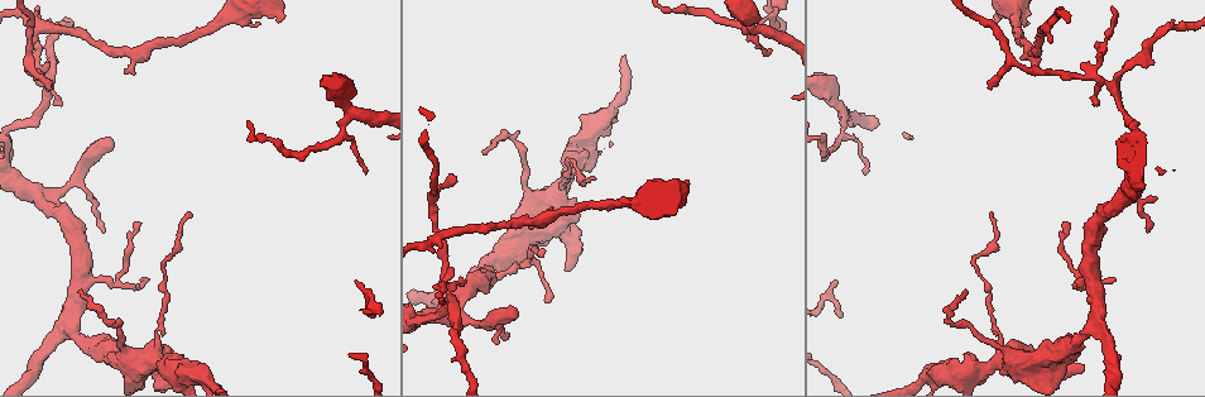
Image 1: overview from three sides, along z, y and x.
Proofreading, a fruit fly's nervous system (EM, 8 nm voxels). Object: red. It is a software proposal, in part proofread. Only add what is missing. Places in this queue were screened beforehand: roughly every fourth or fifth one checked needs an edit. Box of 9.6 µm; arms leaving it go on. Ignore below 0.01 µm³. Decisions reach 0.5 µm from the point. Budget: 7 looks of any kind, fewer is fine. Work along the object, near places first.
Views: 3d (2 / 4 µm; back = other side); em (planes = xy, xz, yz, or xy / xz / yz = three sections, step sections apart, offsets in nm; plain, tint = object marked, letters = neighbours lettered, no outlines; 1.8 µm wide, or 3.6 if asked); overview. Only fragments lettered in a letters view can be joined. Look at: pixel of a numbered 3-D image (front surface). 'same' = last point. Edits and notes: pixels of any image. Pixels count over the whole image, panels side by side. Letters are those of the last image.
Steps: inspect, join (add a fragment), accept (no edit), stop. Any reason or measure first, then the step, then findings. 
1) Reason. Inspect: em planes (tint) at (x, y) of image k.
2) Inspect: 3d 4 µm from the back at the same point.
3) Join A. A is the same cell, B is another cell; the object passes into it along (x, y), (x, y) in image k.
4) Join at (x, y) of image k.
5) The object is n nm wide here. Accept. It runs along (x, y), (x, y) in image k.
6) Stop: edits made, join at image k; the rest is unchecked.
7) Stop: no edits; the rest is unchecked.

Branch stops here. Inspect: 3d 2 µm at (990, 90) of image 1.

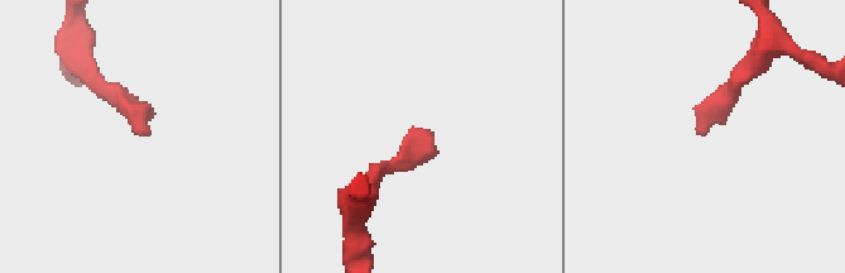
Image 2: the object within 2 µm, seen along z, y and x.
Now the EM. Inspect: em xy step 4 (plain) at (428, 132) of image 2.

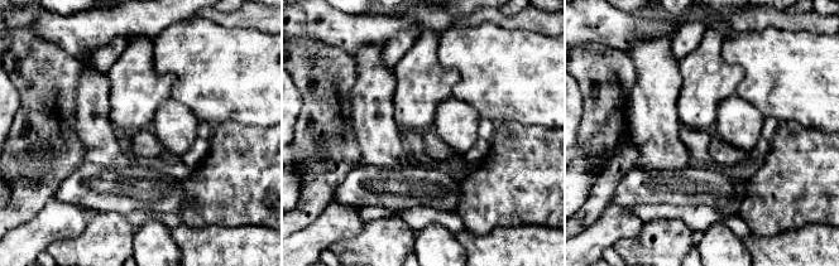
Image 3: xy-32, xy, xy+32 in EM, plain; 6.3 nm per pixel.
Inspect: em xy step 4 (letters) at the same point.

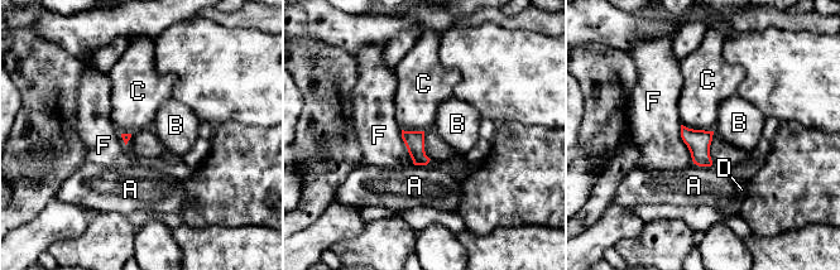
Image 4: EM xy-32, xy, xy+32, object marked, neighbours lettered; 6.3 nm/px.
Accept. A, B, C, D and F are other cells; a border runs along (681, 124), (694, 129), (713, 131) in image 4; none of them fits.

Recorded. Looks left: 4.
Stops while still wide. Inspect: em planes (letters) at (258, 23) of image 1.

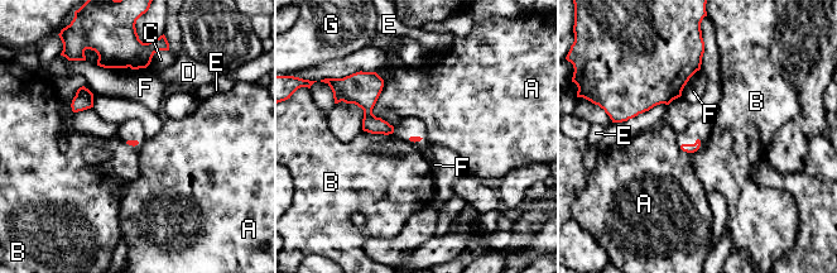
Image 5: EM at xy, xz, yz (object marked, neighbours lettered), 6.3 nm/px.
Accept. A, B, C, D, E, F and G are other cells; a border runs along (697, 149), (692, 153) in image 5; no lettered fragment goes on from it.

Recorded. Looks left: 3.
Three-way junction. Inspect: 3d 2 µm at (1114, 91) of image 1.

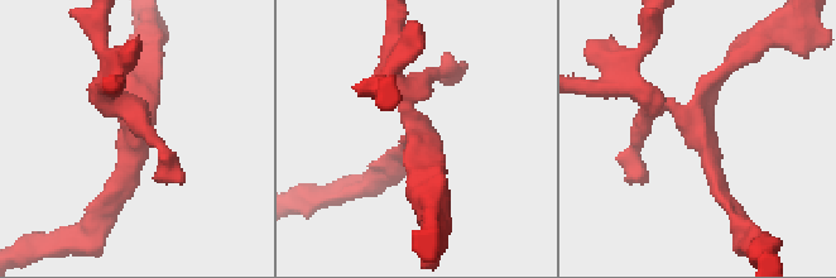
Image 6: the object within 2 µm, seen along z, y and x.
Shape alone is not enough. Inspect: em yz step 16 (letters) at (131, 142) of image 6.

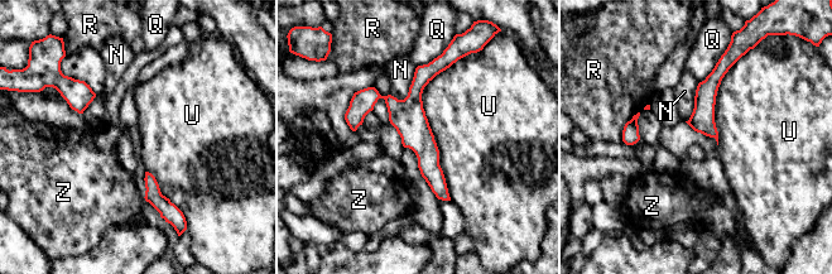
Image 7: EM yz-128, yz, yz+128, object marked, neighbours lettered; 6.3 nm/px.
Accept. N, Q, R, U and Z are other cells; a border runs along (456, 61), (422, 94), (451, 200) in image 7; no lettered fragment goes on from it.

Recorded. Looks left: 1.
Stop: no edits; the rest is unchecked.

